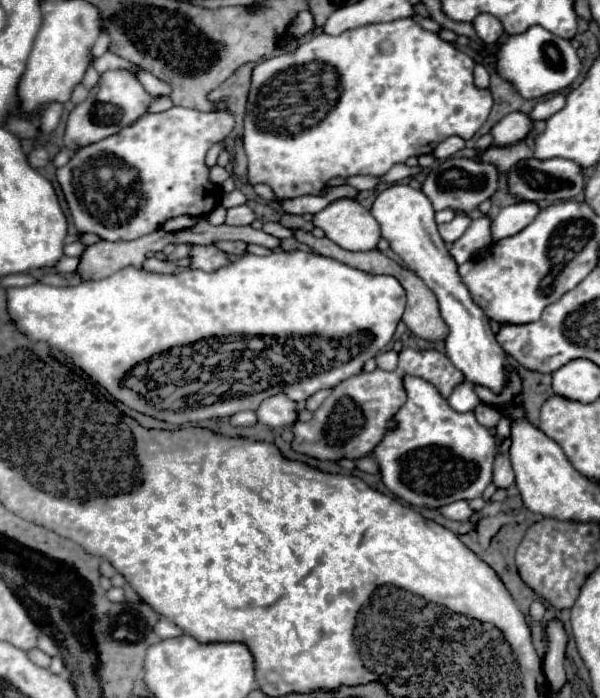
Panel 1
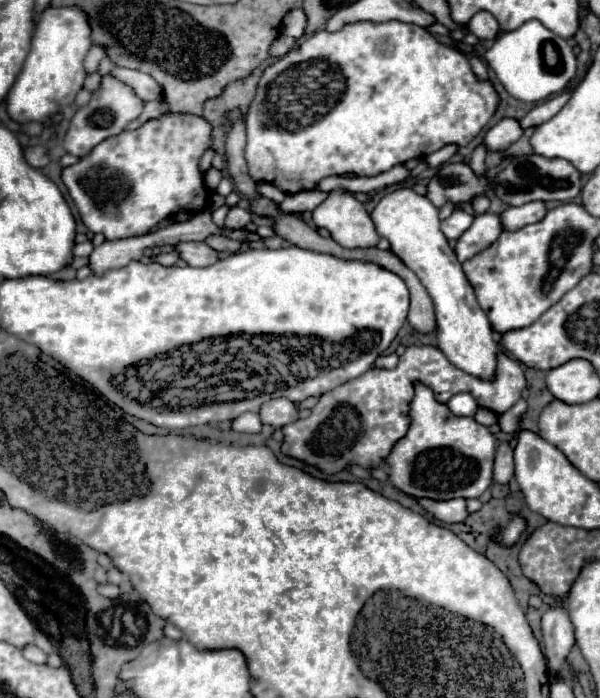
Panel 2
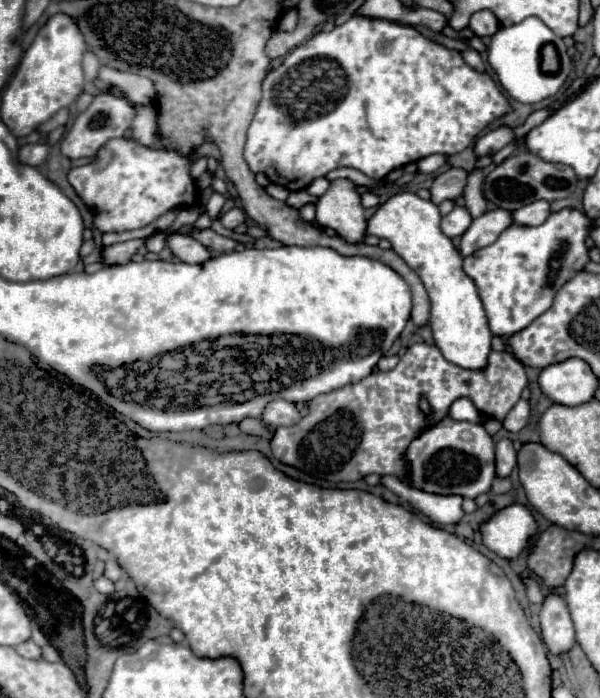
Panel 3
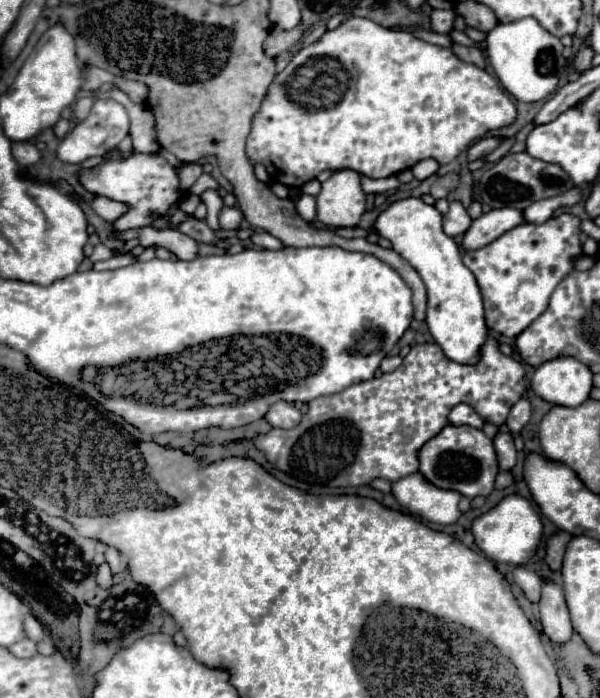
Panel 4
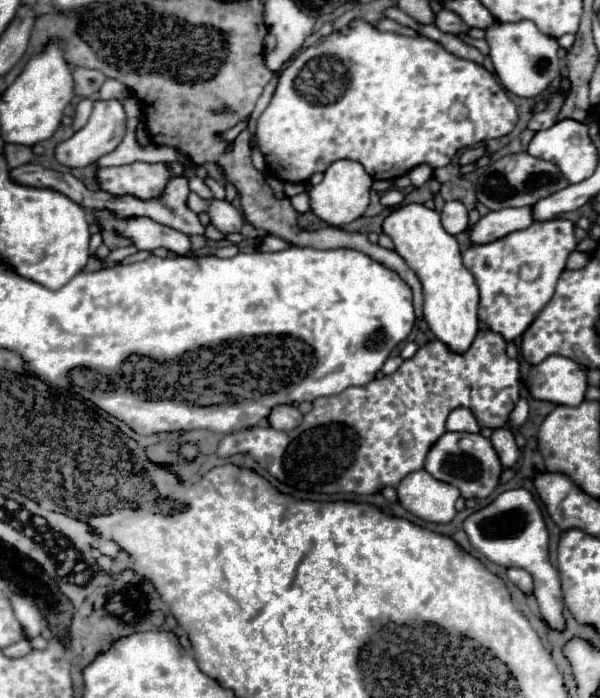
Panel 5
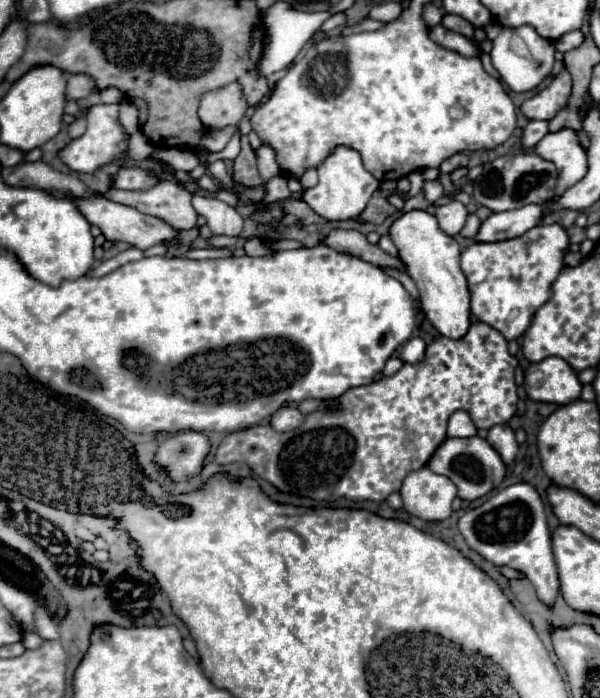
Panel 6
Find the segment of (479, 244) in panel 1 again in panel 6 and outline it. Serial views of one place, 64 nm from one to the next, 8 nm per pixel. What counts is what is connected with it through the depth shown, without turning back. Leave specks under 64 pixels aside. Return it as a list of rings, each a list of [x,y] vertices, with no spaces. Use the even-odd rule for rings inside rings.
[[[528,204],[524,208],[498,212],[484,220],[476,240],[478,242],[500,242],[500,240],[518,238],[524,232],[538,226],[542,218],[544,218],[544,208],[540,204]]]

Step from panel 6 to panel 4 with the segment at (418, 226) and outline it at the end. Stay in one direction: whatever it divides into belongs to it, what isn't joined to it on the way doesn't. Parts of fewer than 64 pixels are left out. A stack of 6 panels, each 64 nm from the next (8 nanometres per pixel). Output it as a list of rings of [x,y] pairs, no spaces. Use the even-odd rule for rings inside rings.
[[[406,198],[394,202],[374,222],[374,230],[392,242],[392,248],[408,260],[426,284],[428,310],[426,324],[430,334],[440,344],[444,354],[460,364],[474,364],[480,356],[480,344],[488,336],[484,324],[482,296],[472,272],[462,264],[462,254],[454,238],[444,234],[442,216],[434,206],[424,204],[420,198]]]

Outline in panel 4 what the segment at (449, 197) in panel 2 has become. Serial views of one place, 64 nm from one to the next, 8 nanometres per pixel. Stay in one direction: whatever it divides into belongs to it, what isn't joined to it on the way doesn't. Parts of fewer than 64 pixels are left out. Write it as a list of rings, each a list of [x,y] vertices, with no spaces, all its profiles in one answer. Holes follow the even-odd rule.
[[[446,174],[436,178],[436,182],[430,188],[430,194],[434,200],[440,200],[440,198],[446,198],[446,194],[456,186],[458,186],[458,174]]]

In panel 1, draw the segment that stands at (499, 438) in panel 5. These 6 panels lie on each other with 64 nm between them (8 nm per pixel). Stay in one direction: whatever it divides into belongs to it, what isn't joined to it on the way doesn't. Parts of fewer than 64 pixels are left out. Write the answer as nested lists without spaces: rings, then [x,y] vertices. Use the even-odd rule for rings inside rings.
[[[508,452],[498,454],[494,460],[494,484],[498,488],[508,488],[510,484],[514,484],[514,470]]]

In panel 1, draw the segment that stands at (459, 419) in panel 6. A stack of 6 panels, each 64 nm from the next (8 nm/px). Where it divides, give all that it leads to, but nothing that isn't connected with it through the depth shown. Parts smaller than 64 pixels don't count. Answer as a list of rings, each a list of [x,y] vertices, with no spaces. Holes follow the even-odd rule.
[[[462,382],[460,386],[456,386],[456,390],[452,392],[452,396],[448,398],[448,404],[456,410],[456,412],[472,412],[480,400],[472,388],[470,382]]]

